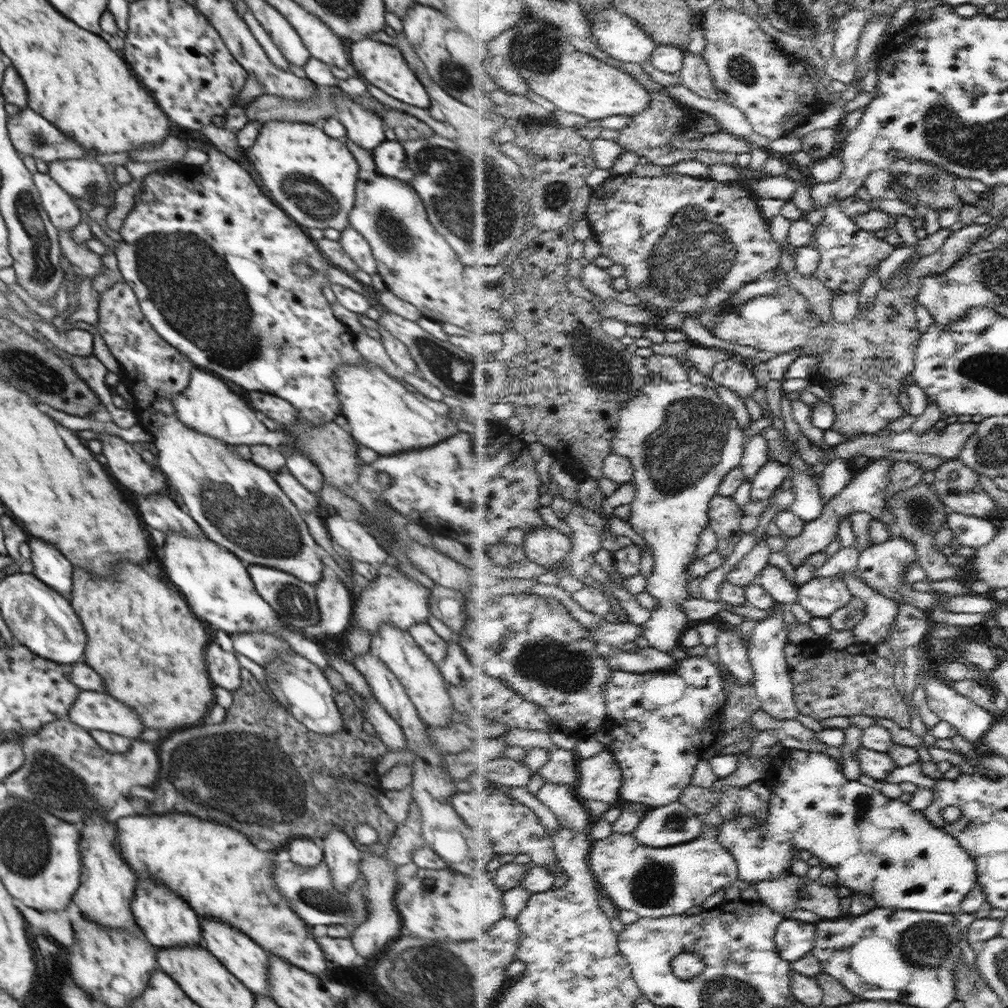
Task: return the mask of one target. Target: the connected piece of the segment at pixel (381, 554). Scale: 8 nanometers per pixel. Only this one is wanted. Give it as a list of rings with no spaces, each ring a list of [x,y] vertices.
[[[330,516],[325,524],[330,539],[348,550],[352,562],[365,562],[378,568],[388,558],[389,554],[379,541],[358,522],[342,516]]]

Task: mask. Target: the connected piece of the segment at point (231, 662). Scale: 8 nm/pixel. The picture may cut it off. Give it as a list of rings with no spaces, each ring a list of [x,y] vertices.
[[[210,642],[206,650],[206,664],[212,686],[235,691],[241,685],[241,666],[233,652],[225,651],[218,643]]]

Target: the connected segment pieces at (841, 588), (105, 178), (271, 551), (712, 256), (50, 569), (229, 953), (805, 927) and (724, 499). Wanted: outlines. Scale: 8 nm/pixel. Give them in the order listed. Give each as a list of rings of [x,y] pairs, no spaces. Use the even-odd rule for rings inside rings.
[[[840,576],[814,578],[799,587],[799,603],[814,617],[828,618],[854,598],[848,582]]]
[[[93,158],[46,163],[49,168],[47,173],[71,196],[92,204],[110,206],[116,203],[116,191],[120,186],[115,176],[110,178],[103,164],[98,164]],[[110,190],[115,190],[114,195]]]
[[[126,282],[114,283],[111,288],[100,294],[98,307],[98,332],[105,340],[110,352],[119,362],[122,371],[134,380],[136,388],[130,388],[134,398],[134,412],[138,424],[142,425],[154,437],[158,451],[156,465],[165,474],[167,484],[180,493],[188,507],[191,519],[199,525],[204,536],[222,548],[232,552],[243,564],[262,564],[286,572],[306,584],[316,585],[326,568],[316,555],[316,541],[306,530],[306,524],[300,520],[300,510],[280,490],[270,472],[251,460],[245,460],[234,454],[234,445],[225,444],[217,438],[206,436],[188,428],[176,416],[171,398],[189,385],[192,364],[176,348],[166,341],[151,327],[143,315],[139,300]]]
[[[678,172],[664,174],[660,177],[636,176],[636,174],[630,173],[627,175],[614,175],[606,180],[604,184],[593,188],[591,203],[587,210],[587,219],[590,222],[593,236],[602,248],[602,253],[614,263],[621,264],[626,268],[624,277],[629,278],[631,288],[641,297],[643,305],[646,308],[665,313],[662,318],[662,328],[664,330],[678,330],[682,326],[685,315],[694,316],[696,312],[702,312],[702,310],[728,307],[728,300],[738,292],[738,288],[744,288],[748,282],[754,282],[760,274],[764,274],[764,272],[770,273],[780,266],[782,245],[775,239],[769,219],[760,210],[760,204],[758,204],[760,199],[761,197],[755,190],[746,187],[744,180],[722,182],[708,177],[683,175]]]
[[[29,538],[27,543],[32,551],[31,561],[34,566],[32,574],[62,597],[70,600],[74,566],[62,556],[60,550],[56,550],[53,544],[45,540]]]
[[[201,918],[201,933],[204,940],[204,947],[208,949],[223,964],[223,967],[236,976],[254,996],[269,996],[270,980],[266,976],[268,972],[268,952],[259,944],[256,944],[246,933],[235,929],[233,926],[215,918]]]
[[[785,918],[777,934],[782,956],[796,962],[810,955],[817,946],[817,932],[817,923]]]
[[[718,494],[711,506],[711,528],[718,534],[718,552],[725,558],[732,556],[740,540],[744,538],[742,506],[730,496]]]

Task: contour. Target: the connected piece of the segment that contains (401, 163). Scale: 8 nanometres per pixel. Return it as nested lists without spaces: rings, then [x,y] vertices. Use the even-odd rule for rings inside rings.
[[[386,139],[371,153],[377,172],[384,176],[408,182],[415,175],[407,163],[402,143],[398,140]]]

